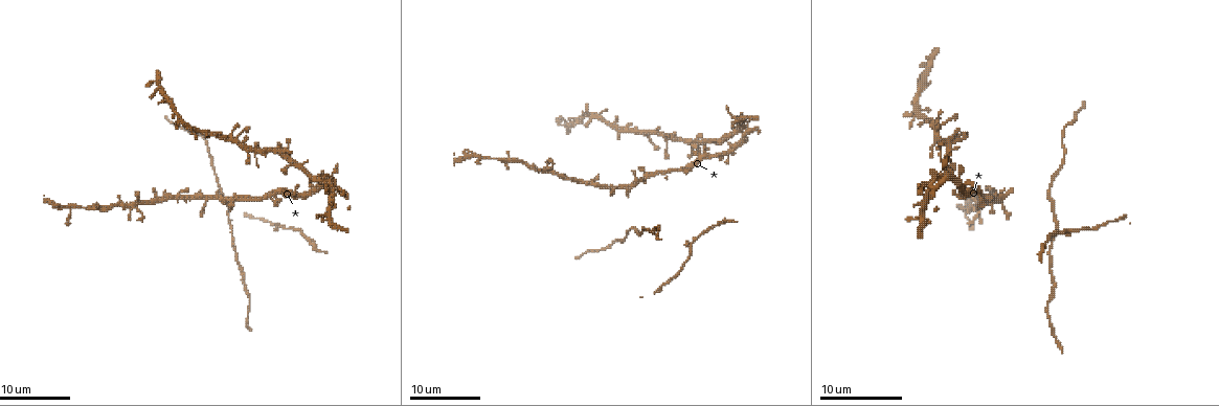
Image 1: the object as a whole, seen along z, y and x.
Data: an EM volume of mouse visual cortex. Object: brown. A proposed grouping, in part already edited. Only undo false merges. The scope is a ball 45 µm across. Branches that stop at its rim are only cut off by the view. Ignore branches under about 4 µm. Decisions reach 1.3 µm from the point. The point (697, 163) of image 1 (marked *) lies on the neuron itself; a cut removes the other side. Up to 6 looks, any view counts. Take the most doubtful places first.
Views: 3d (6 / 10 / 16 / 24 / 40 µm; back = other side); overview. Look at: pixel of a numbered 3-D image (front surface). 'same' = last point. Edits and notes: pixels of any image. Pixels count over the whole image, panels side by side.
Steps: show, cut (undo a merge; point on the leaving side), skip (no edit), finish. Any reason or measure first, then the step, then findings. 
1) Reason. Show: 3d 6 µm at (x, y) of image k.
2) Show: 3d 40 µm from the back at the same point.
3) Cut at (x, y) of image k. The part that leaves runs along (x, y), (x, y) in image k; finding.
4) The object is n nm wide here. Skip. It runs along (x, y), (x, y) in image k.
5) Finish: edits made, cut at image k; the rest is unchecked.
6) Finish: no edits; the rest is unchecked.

Show: 3d 24 µm at (1051, 246) of image 1.

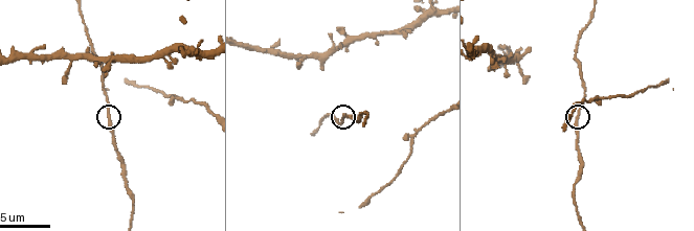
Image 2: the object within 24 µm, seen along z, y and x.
Show: 3d 6 µm at (577, 113) of image 2.

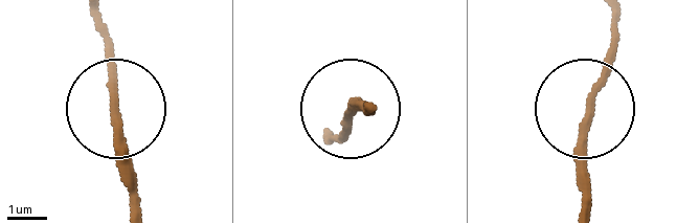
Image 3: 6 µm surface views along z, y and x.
Show: 3d 6 µm from the back at (590, 112) of image 3.

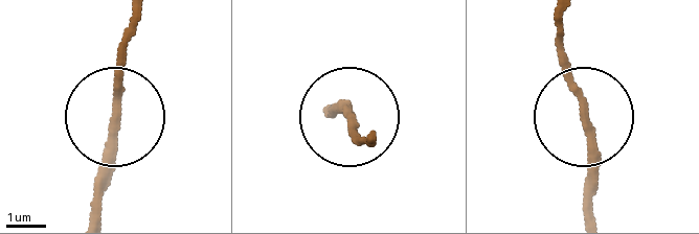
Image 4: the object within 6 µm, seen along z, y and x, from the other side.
The side arm is 16 µm long. Skip. Continuous, no second neuron.

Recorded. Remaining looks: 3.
Arms part here. Show: 3d 16 µm at (319, 58) of image 2.

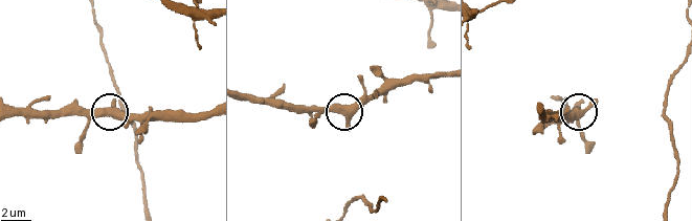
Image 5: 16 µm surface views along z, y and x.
Skip. It runs along (207, 112), (54, 112) in image 5; all the same neuron.

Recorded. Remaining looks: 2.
A fork. Show: 3d 16 µm at (313, 179) of image 1.

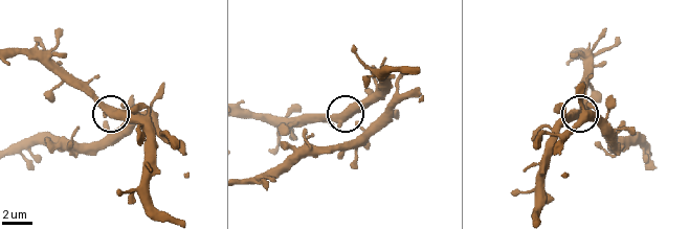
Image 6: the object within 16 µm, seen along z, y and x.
Show: 3d 6 µm at (344, 112) of image 6.

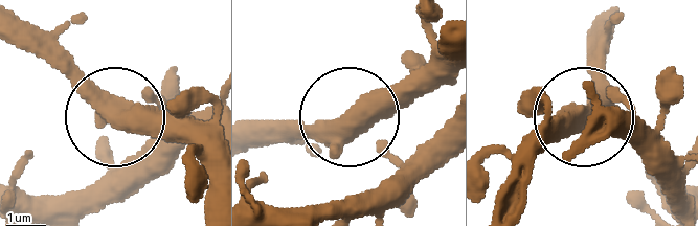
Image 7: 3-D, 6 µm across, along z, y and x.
The object is 410 nm wide here. Skip. All the same neuron.

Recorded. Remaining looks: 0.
Finish: no edits; the rest is unchecked.

